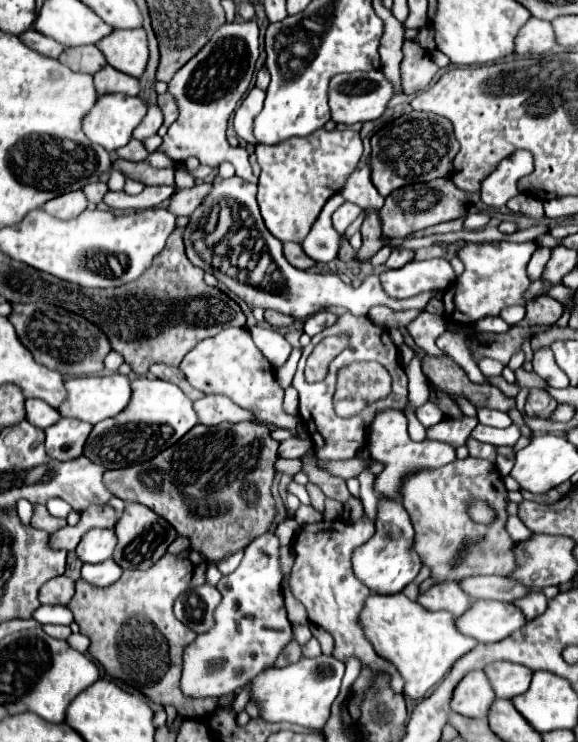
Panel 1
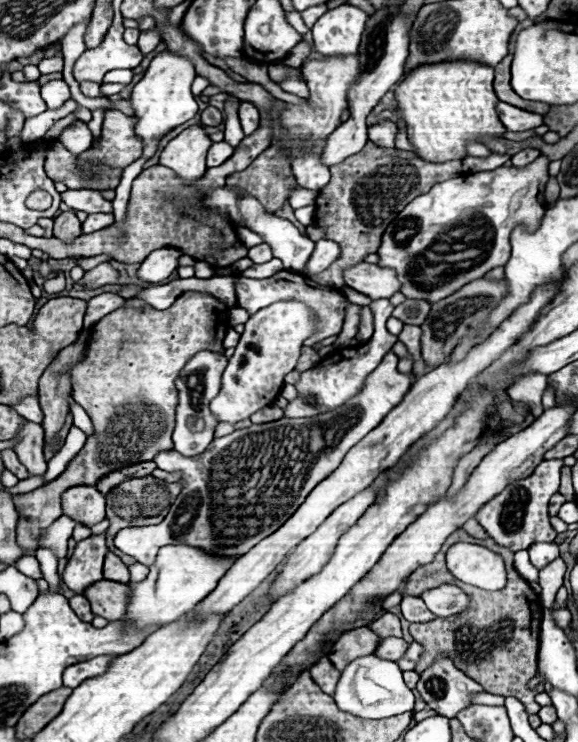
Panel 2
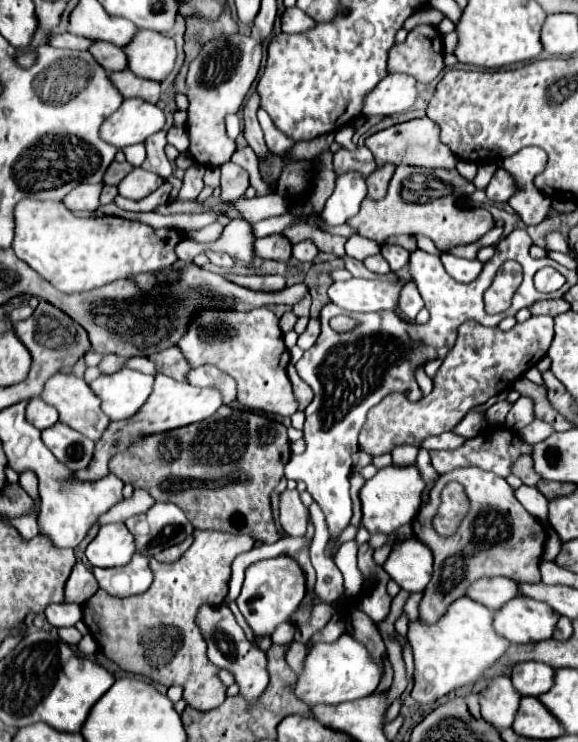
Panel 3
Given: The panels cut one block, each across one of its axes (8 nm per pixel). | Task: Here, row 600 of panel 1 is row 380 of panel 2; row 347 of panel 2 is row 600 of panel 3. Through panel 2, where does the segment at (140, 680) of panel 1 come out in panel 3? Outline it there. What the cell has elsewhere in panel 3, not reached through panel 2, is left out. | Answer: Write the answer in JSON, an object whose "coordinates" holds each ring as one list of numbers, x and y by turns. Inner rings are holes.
{"coordinates":[[196,530,194,532,194,542,192,546,172,564,150,560,150,568,154,572,154,582,152,586,138,596,130,598,116,598,106,594,104,590,98,590,84,606,84,624,88,626,92,638,98,642,100,650,114,660,122,670,132,672,132,674,142,674,152,678,154,682,160,682,164,686,174,686,180,684,184,688,184,700,188,706,196,710,210,710,216,708,224,702,226,698,226,686,218,678,218,666,214,666,206,658,206,640,204,634,198,630,196,624,196,614,200,606,210,604,210,606,220,606,226,592,228,592,228,582,230,582,230,566,232,560,254,548,254,538,252,536,240,536,240,534,226,534,220,530]]}

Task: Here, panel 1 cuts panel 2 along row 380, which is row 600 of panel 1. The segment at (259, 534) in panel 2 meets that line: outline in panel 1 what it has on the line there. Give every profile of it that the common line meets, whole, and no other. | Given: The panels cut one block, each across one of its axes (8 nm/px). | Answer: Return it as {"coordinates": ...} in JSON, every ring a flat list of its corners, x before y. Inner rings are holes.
{"coordinates":[[402,592,382,596,370,594,360,614,362,630,376,648,378,656,388,658,404,678,404,696,422,700,436,686,452,664,470,652,478,642,456,630,450,612,428,612,418,602,408,600]]}

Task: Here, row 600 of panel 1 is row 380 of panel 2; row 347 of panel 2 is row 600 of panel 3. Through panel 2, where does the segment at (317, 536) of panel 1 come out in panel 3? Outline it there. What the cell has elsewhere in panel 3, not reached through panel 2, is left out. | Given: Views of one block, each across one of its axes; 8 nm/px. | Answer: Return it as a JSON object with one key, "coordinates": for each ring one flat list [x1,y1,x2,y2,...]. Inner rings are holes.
{"coordinates":[[372,592,372,594,362,594,360,596,360,608,374,620,380,622,386,618,390,612,392,596,388,592]]}

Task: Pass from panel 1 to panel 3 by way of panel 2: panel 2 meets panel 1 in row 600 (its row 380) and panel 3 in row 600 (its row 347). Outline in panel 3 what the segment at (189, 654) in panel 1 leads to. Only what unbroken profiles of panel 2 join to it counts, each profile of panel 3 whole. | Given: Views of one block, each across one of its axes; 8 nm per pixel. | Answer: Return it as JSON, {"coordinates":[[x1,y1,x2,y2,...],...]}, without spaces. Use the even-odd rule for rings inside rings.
{"coordinates":[[276,556,268,560,260,560,246,570,242,592,236,600,240,612,246,622,254,630,254,634,270,636,280,622,286,622,290,614,300,606,306,596,306,578,302,568,288,556]]}

